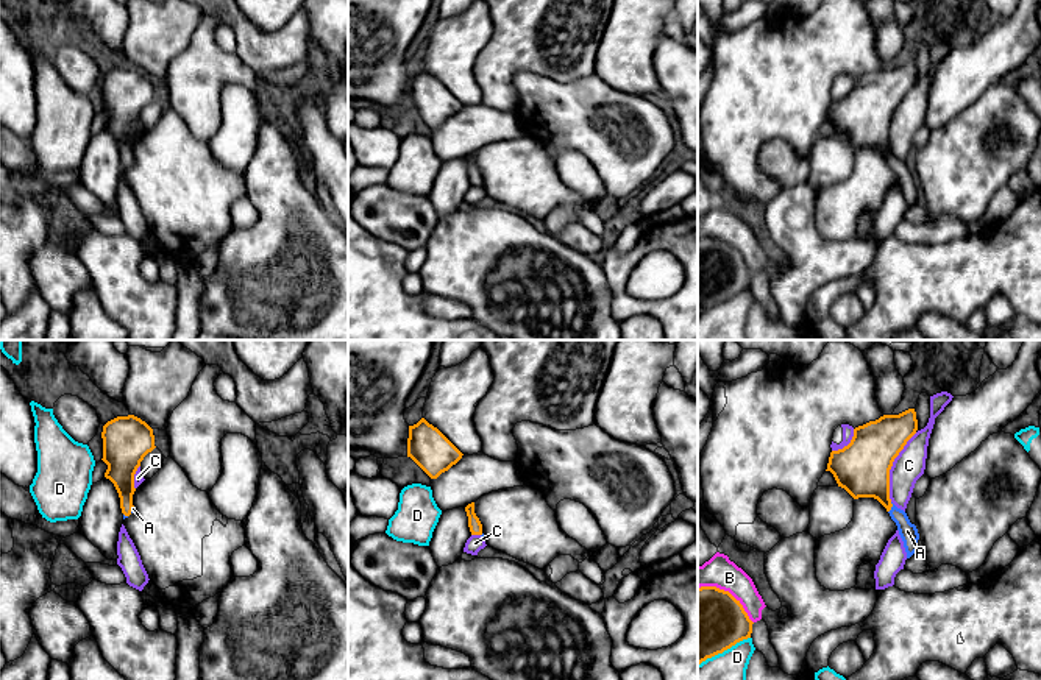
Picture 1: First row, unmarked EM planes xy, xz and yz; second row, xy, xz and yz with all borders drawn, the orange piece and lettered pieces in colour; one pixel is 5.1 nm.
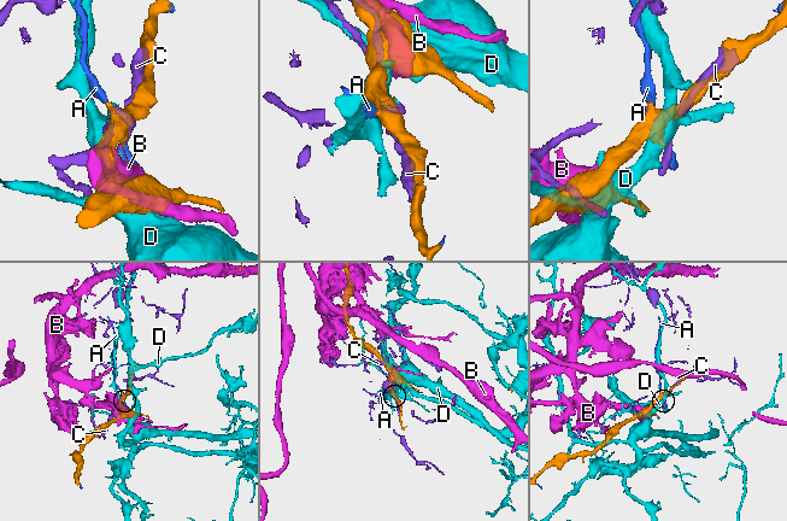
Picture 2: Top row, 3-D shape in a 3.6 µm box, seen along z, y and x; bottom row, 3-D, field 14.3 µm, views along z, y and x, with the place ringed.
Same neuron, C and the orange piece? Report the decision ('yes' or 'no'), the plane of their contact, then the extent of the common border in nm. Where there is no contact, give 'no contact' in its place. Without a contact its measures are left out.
no; meets orange in yz; contact 380 nm long

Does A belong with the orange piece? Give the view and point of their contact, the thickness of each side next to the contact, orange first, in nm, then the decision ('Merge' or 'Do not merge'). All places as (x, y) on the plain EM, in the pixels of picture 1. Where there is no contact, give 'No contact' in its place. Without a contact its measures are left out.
Touches orange at yz (891, 156). Thickness 280 nm (orange) against 90 nm. Merge

